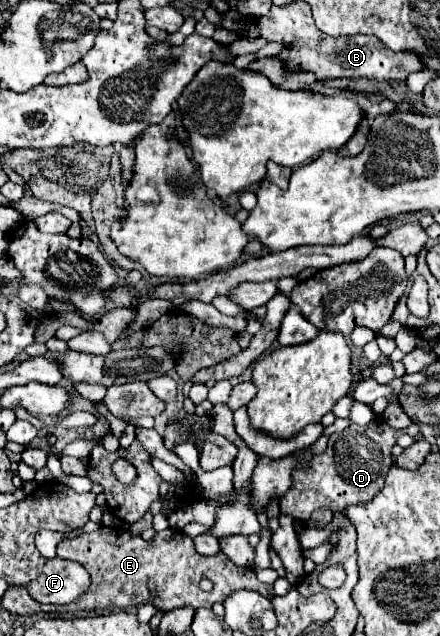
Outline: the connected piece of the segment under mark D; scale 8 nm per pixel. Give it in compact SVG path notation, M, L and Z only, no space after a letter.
M374 416L374 420L366 426L350 424L344 432L336 432L328 438L328 448L324 454L310 460L308 466L292 472L292 486L280 500L280 512L292 516L294 520L308 522L310 514L320 508L328 508L332 512L342 510L350 504L370 502L384 486L384 478L394 462L392 448L400 432L418 436L418 424L410 424L404 430L394 430L382 416Z

